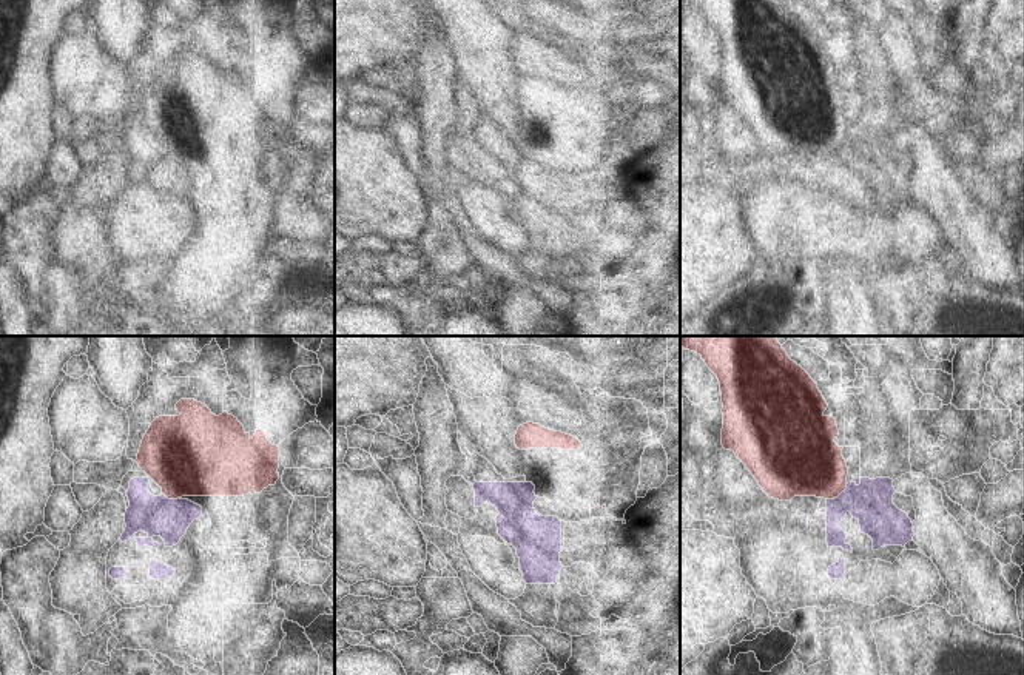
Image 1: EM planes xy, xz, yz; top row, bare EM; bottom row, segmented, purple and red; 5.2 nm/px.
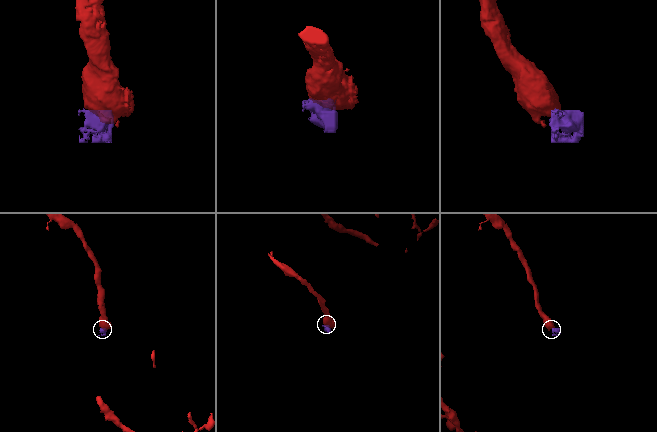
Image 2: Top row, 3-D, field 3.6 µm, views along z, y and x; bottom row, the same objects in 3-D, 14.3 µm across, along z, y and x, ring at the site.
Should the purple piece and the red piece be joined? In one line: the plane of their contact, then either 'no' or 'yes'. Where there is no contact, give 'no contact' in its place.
contact in yz; no

